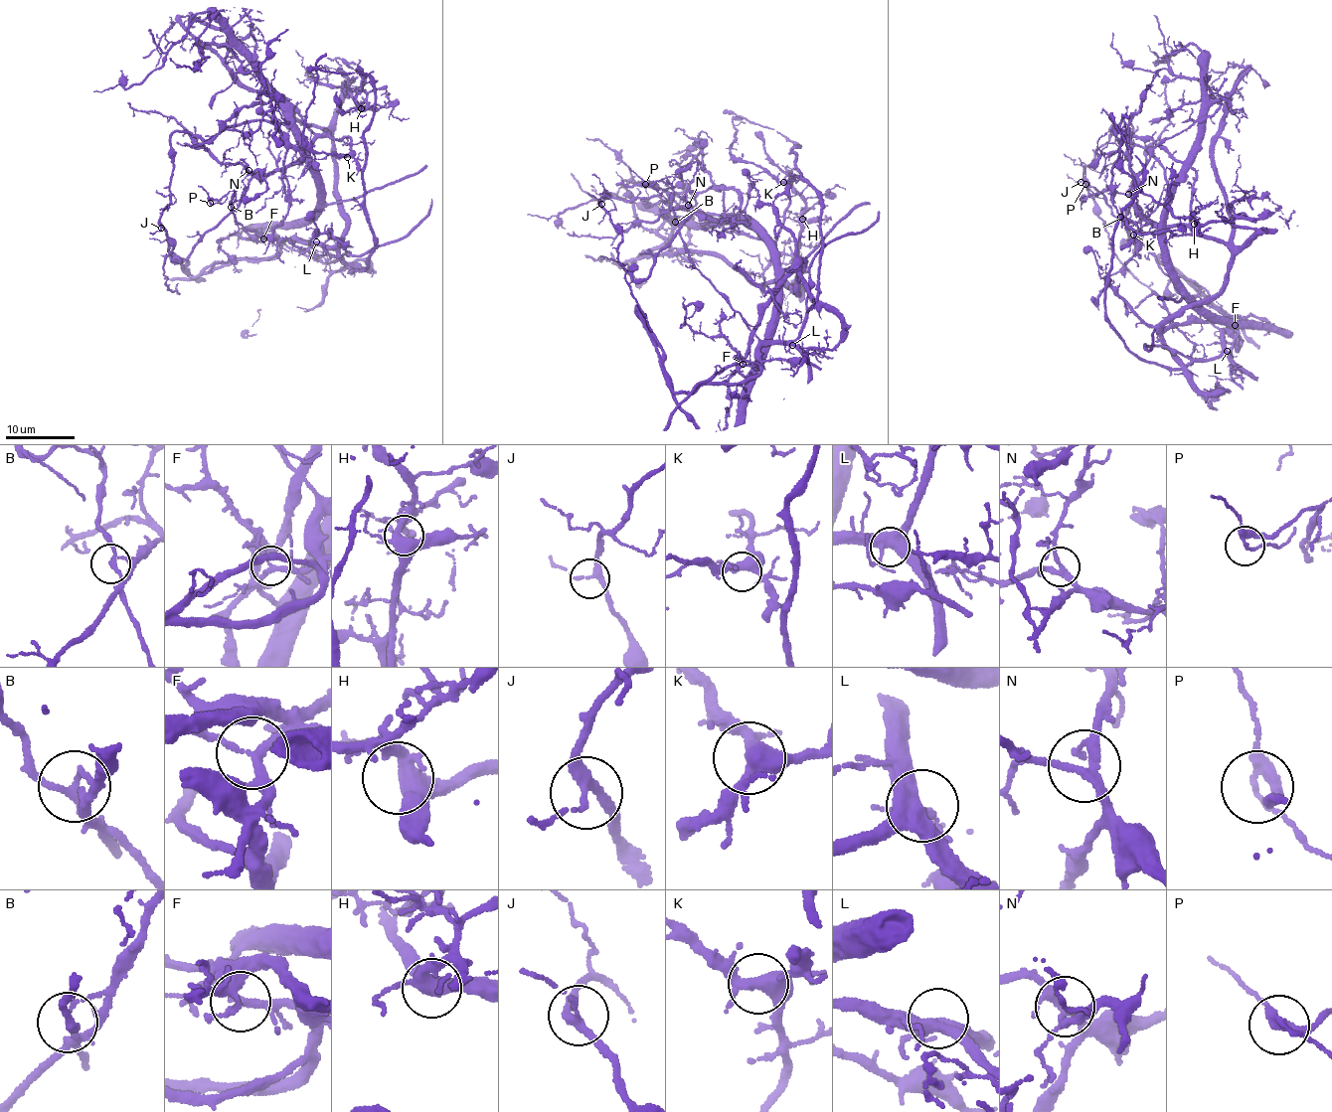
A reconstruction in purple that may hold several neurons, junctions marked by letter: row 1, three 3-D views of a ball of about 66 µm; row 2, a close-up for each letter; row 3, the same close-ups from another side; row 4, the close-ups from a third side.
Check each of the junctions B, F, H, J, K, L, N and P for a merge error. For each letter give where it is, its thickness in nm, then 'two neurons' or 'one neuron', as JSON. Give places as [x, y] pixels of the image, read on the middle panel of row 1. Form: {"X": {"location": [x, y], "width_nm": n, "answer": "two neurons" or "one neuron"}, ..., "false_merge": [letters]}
{"B": {"location": [675, 222], "width_nm": 160, "answer": "two neurons"}, "F": {"location": [743, 364], "width_nm": 200, "answer": "two neurons"}, "H": {"location": [802, 219], "width_nm": 400, "answer": "one neuron"}, "J": {"location": [601, 204], "width_nm": 220, "answer": "one neuron"}, "K": {"location": [783, 182], "width_nm": 360, "answer": "one neuron"}, "L": {"location": [792, 345], "width_nm": 440, "answer": "one neuron"}, "N": {"location": [688, 205], "width_nm": 240, "answer": "one neuron"}, "P": {"location": [645, 184], "width_nm": 240, "answer": "one neuron"}, "false_merge": ["B", "F"]}

